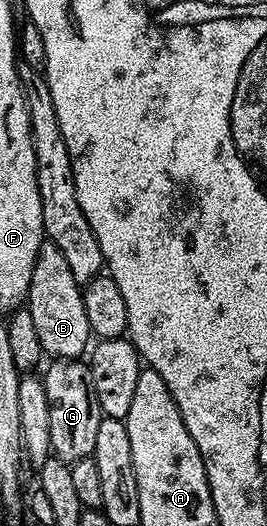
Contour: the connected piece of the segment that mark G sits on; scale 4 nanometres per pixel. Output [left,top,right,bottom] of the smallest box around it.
[43,359,102,465]

